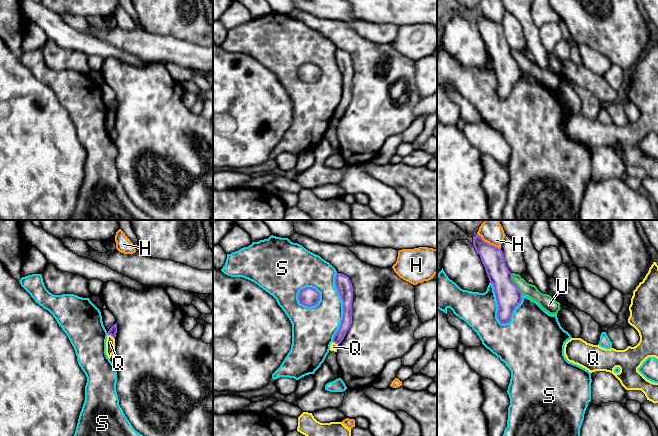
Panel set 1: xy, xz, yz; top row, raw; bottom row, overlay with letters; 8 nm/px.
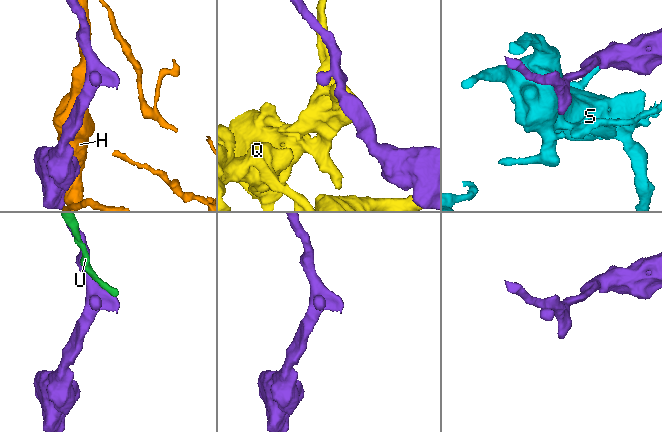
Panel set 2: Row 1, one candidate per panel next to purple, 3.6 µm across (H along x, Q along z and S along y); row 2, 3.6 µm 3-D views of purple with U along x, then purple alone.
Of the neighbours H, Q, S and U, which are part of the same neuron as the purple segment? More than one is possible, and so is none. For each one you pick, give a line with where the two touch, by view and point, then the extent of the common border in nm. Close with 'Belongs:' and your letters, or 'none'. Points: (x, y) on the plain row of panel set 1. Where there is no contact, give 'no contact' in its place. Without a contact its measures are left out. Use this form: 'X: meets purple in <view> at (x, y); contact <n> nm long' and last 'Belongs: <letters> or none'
Belongs: none

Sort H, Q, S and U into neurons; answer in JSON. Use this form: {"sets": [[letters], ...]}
{"sets": [["H"], ["Q"], ["S"], ["U"]]}

